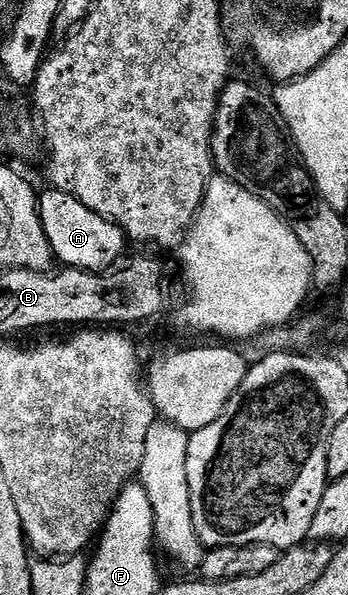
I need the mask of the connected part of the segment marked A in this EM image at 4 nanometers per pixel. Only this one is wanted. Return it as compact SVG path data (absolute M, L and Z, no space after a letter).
M48 189L39 196L40 220L44 226L52 251L64 267L76 267L80 271L106 271L115 268L121 262L126 236L118 224L104 219L98 213L82 205L70 193Z

